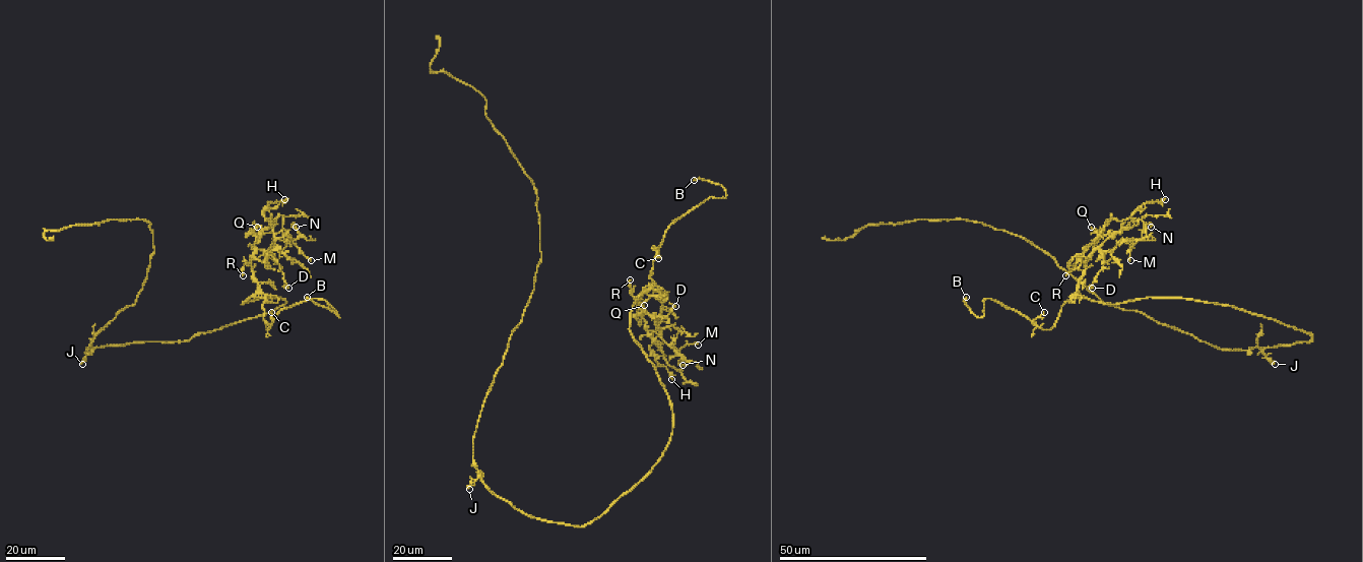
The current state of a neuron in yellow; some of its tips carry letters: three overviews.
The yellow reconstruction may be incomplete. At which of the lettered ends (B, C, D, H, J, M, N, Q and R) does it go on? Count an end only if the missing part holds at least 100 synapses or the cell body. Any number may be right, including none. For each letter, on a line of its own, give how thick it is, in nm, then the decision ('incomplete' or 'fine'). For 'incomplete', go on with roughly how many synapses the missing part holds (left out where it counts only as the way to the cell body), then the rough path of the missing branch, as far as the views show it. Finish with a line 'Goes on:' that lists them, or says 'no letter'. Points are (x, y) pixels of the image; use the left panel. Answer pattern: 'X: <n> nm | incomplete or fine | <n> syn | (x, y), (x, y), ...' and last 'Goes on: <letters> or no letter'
B: 180 nm | incomplete
C: 160 nm | fine
D: 70 nm | fine
H: 110 nm | fine
J: 440 nm | fine
M: 320 nm | fine
N: 90 nm | fine
Q: 130 nm | fine
R: 150 nm | fine
Goes on: B

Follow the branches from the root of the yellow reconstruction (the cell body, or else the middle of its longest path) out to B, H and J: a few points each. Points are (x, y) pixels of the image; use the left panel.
B: (124, 344), (190, 340), (285, 303), (243, 304), (258, 292), (266, 329), (315, 298), (339, 317), (307, 297)
H: (124, 344), (190, 340), (284, 305), (243, 303), (257, 290), (258, 234), (274, 224), (262, 210), (284, 199)
J: (124, 344), (95, 347), (84, 358), (82, 364)

